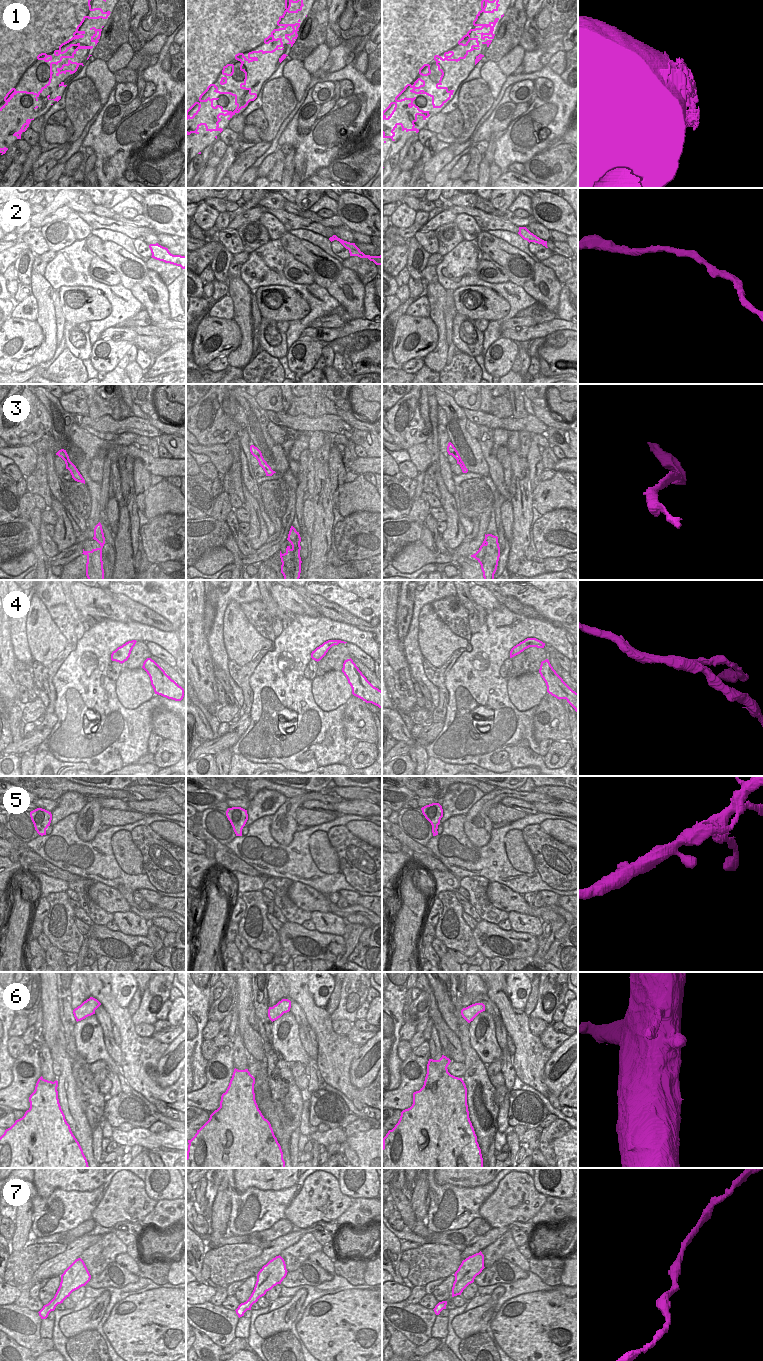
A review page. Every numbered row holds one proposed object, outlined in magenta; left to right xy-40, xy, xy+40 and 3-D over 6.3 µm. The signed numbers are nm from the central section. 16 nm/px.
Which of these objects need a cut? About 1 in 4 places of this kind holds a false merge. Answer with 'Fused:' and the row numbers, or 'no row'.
Fused: no row

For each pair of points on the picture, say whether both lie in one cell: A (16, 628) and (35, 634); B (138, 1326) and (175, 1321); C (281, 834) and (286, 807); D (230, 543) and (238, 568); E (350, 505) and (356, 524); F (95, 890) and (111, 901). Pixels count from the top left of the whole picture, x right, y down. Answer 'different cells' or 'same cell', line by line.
A: different cells
B: same cell
C: same cell
D: same cell
E: different cells
F: same cell

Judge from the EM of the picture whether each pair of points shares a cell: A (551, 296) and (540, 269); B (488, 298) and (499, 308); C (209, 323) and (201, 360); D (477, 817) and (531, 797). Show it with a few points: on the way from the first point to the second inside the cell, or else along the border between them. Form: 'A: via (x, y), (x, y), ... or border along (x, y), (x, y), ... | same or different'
A: via (549, 289), (544, 276) | same
B: via (491, 301), (496, 306) | same
C: via (202, 332), (199, 335), (201, 351) | same
D: via (487, 803), (498, 794), (517, 794) | same

